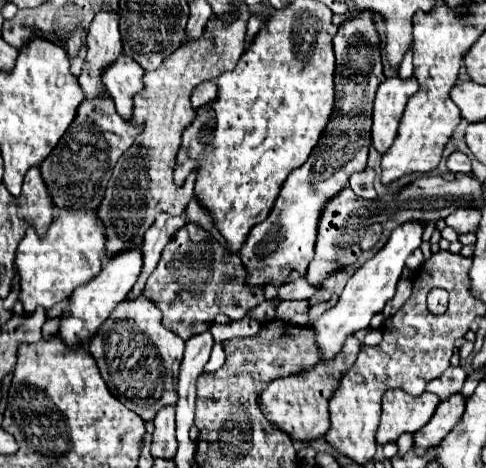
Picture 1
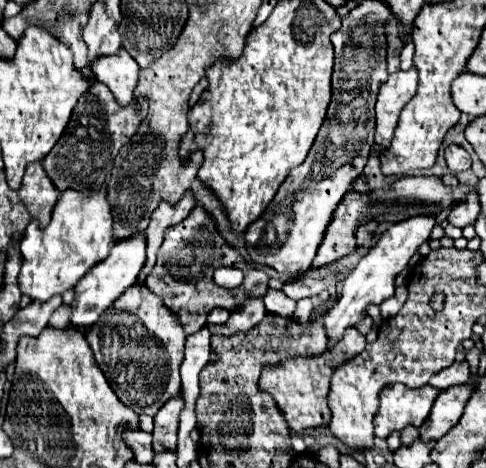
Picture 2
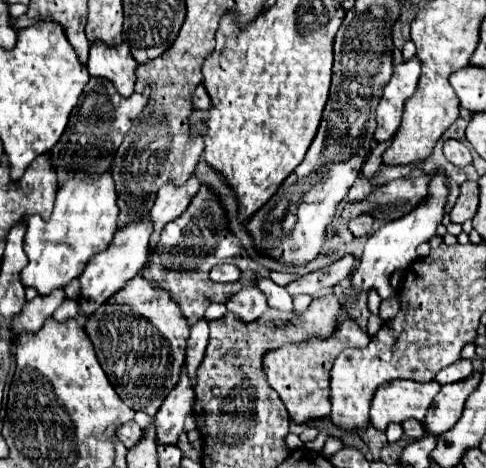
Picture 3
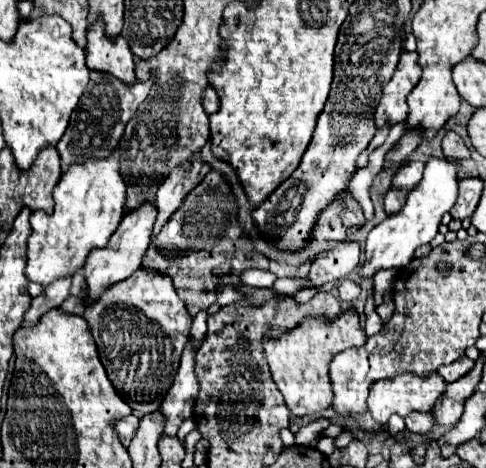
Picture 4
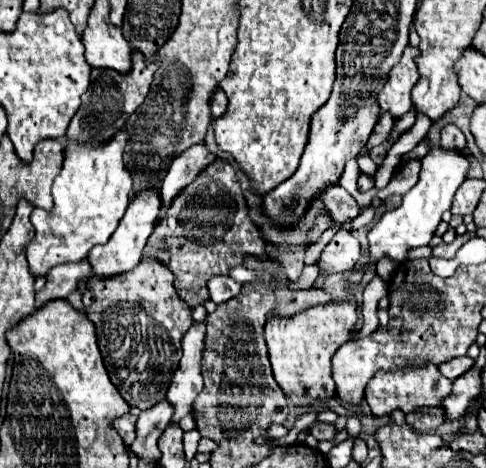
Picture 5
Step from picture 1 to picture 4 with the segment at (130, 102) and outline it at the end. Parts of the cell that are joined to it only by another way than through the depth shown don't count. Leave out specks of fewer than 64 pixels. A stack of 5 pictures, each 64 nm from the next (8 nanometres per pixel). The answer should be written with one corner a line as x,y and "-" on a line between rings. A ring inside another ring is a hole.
100,20
88,30
88,48
86,64
90,70
108,72
124,84
134,84
134,54
128,48
128,42
120,36
106,38
104,24

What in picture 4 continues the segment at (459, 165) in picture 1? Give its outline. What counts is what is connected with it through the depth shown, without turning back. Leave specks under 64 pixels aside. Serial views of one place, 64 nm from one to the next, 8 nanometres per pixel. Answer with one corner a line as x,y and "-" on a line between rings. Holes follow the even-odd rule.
452,130
446,132
446,136
444,136
444,140
442,140
442,150
444,150
444,156
446,156
448,160
464,160
464,158
470,158
470,152
468,152
466,144
464,144
462,138
460,138
456,132
452,132

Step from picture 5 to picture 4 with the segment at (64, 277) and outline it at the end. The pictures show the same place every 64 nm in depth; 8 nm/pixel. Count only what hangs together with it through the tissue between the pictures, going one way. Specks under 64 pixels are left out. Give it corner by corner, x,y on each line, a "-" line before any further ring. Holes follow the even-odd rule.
64,278
64,280
56,280
54,284
50,284
48,288
42,290
40,296
36,296
28,308
28,314
24,314
24,328
36,326
36,322
40,320
40,316
44,316
48,310
58,308
66,298
68,298
68,290
70,290
70,280
72,278

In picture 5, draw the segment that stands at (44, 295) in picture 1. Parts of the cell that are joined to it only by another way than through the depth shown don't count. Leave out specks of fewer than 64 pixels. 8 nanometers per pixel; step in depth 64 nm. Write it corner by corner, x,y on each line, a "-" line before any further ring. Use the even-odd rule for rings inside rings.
120,130
102,148
88,148
74,144
64,154
62,172
52,186
54,206
50,212
36,208
30,216
34,226
34,240
28,244
28,264
32,276
48,276
48,272
66,262
80,262
96,244
106,244
116,230
120,218
130,204
132,174
124,168
124,148
128,142
126,130

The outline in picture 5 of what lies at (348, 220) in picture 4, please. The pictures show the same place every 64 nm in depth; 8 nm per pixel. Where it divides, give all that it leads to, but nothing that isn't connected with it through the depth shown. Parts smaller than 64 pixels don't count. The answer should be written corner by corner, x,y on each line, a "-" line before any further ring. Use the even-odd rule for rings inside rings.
338,184
322,190
320,200
328,206
332,218
336,222
340,222
340,224
344,224
348,220
354,220
360,214
358,202
342,186
338,186

